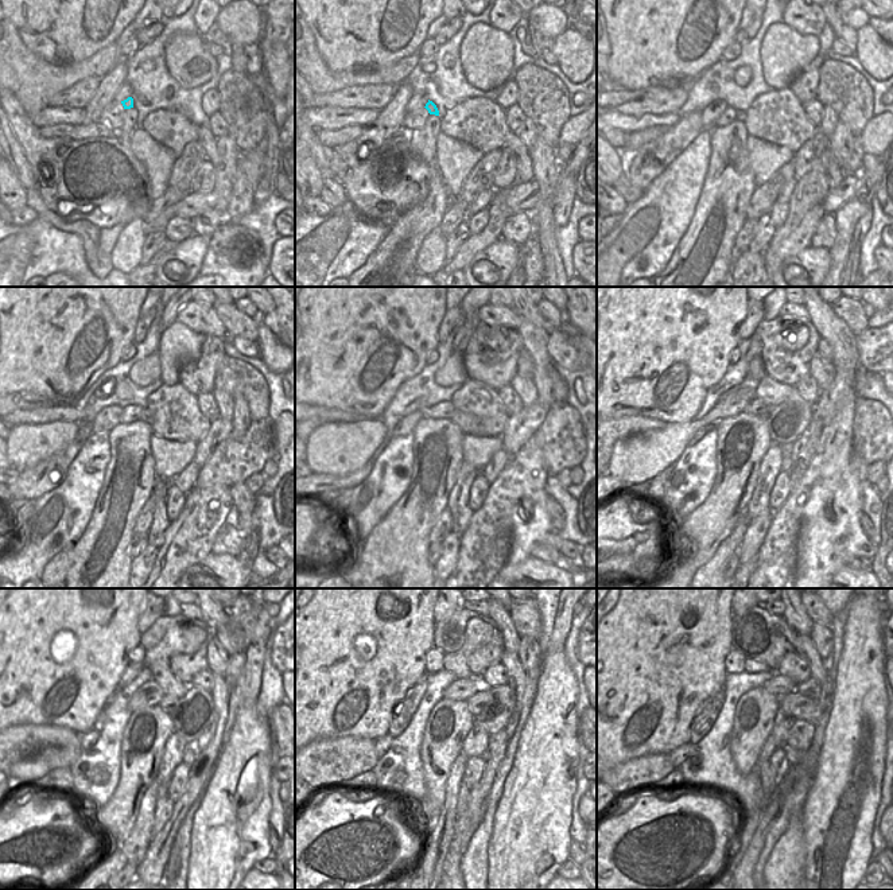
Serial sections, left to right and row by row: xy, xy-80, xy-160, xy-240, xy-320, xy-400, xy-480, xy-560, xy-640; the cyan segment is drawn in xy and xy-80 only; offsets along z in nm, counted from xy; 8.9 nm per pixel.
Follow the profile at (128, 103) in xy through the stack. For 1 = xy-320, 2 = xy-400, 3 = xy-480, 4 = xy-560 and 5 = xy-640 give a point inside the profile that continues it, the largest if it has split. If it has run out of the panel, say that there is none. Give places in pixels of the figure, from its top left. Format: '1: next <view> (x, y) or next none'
1: next xy-320 (464, 420)
2: next xy-400 (785, 422)
3: next xy-480 (194, 712)
4: next xy-560 (494, 716)
5: next xy-640 (810, 688)

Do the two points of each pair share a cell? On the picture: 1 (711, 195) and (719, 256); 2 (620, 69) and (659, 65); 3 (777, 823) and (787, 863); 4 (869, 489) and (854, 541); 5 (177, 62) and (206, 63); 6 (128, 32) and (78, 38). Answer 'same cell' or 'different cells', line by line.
1: same cell
2: same cell
3: different cells
4: different cells
5: same cell
6: different cells

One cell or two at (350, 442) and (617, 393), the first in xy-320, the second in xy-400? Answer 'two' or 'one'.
two

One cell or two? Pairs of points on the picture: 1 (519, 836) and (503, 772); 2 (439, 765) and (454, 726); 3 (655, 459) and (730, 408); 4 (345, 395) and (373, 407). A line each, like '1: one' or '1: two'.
1: two
2: one
3: one
4: one

